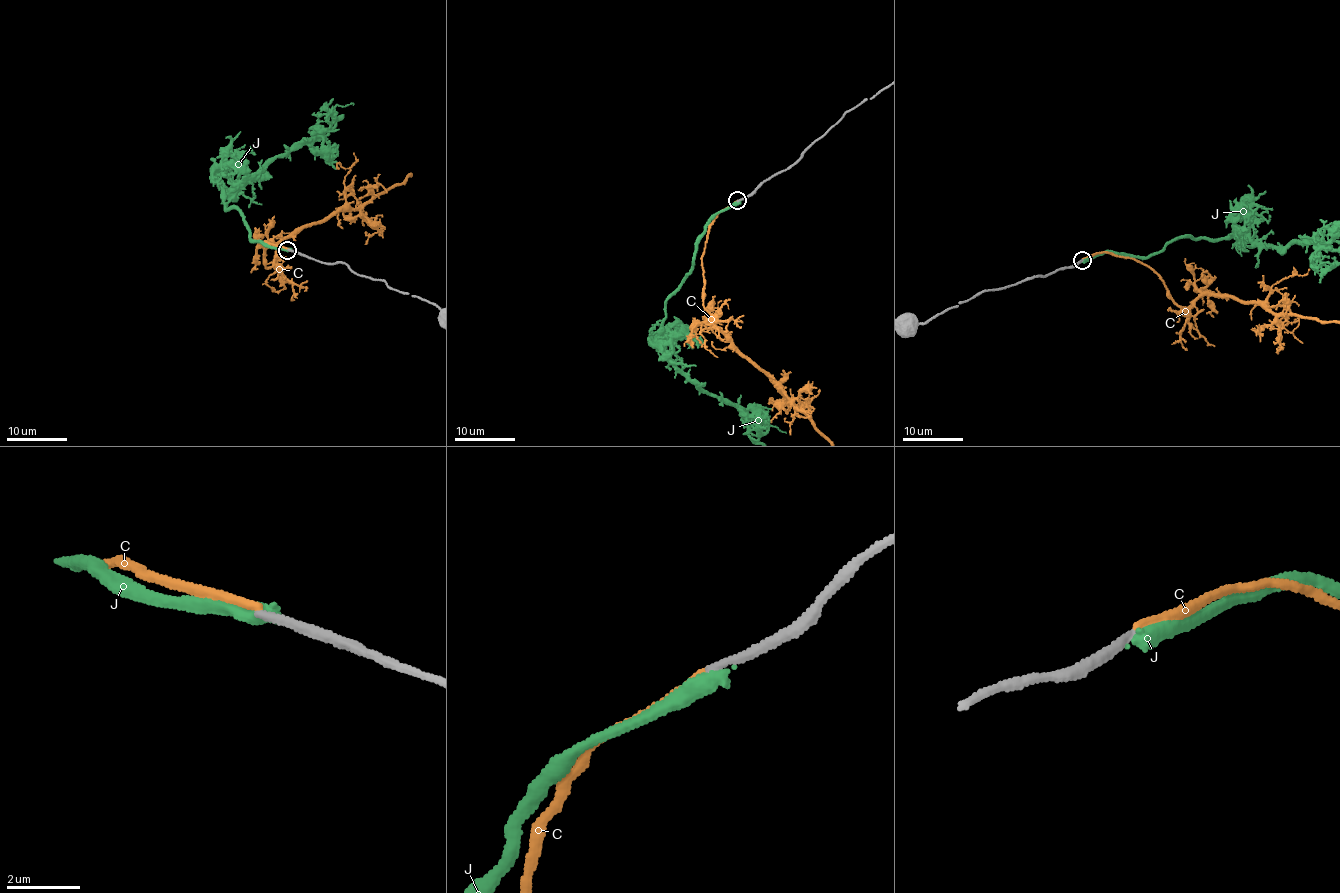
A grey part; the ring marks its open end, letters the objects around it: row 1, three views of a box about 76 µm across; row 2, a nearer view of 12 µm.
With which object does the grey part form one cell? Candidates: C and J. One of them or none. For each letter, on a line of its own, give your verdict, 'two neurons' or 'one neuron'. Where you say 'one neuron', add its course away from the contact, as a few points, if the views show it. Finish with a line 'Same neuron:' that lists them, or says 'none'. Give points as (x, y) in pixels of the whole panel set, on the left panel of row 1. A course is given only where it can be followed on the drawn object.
C: two neurons
J: two neurons
Same neuron: none

